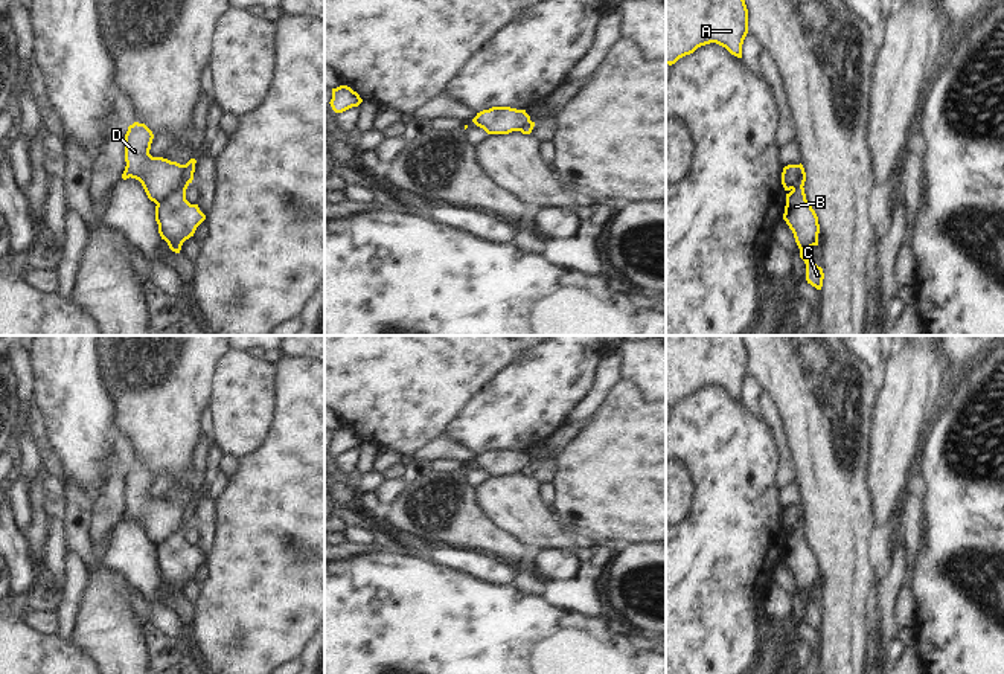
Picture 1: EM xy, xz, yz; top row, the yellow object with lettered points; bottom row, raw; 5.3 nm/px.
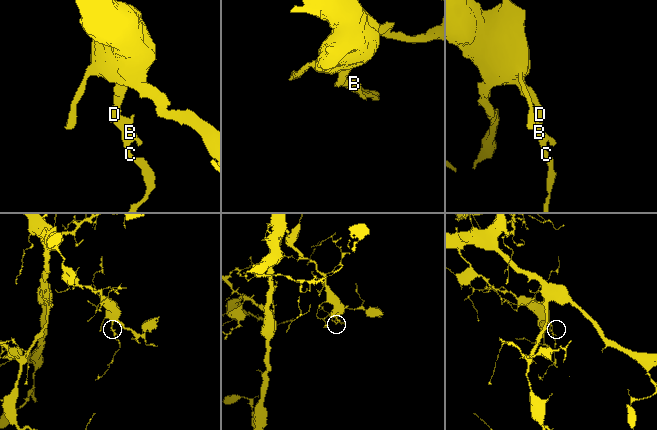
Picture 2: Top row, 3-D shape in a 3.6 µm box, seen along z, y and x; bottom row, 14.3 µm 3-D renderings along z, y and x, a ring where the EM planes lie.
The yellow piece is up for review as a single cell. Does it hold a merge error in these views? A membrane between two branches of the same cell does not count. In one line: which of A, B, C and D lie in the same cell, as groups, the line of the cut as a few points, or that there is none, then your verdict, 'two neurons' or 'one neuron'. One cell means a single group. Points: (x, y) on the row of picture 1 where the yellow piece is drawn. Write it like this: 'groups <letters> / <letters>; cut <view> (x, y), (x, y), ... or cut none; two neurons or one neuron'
groups A D / B C; cut xy (183, 165), (180, 185), (157, 205); two neurons

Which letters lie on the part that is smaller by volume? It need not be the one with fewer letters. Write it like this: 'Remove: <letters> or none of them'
Remove: B, C

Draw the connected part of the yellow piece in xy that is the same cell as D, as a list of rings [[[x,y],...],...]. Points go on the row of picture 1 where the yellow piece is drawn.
[[[134,122],[125,134],[125,171],[122,178],[142,183],[148,198],[158,204],[175,192],[183,178],[183,165],[149,154],[154,134],[145,125]]]

